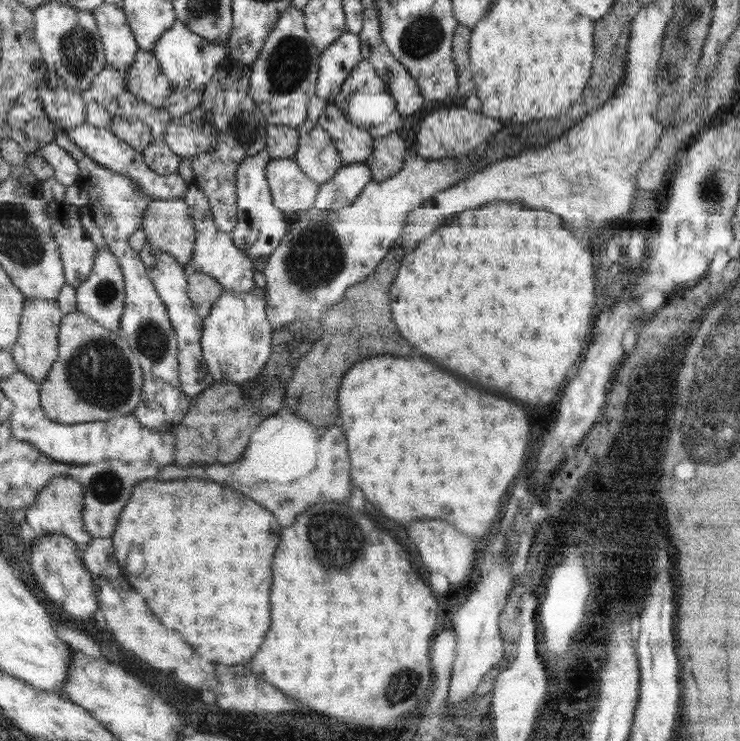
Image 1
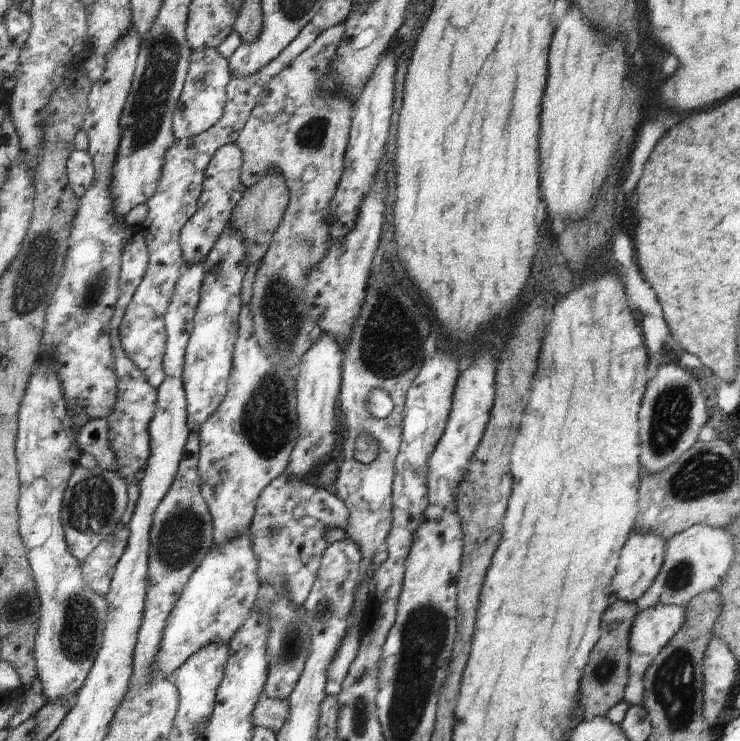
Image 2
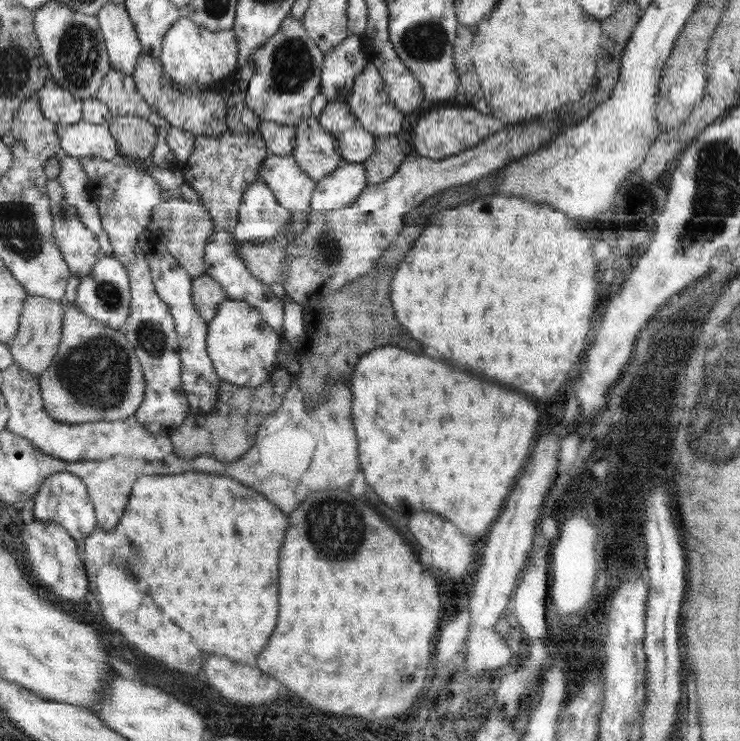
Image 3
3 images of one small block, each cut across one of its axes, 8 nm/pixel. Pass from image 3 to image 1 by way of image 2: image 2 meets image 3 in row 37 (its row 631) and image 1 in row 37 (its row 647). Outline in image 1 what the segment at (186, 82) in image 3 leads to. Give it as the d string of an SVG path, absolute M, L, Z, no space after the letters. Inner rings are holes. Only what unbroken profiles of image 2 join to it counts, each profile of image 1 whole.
M177 20L159 39L152 54L158 61L160 70L174 87L189 90L189 92L200 92L212 80L218 66L222 66L227 62L230 48L227 42L209 42L201 38L192 30L189 30L189 27L185 26L180 20Z

